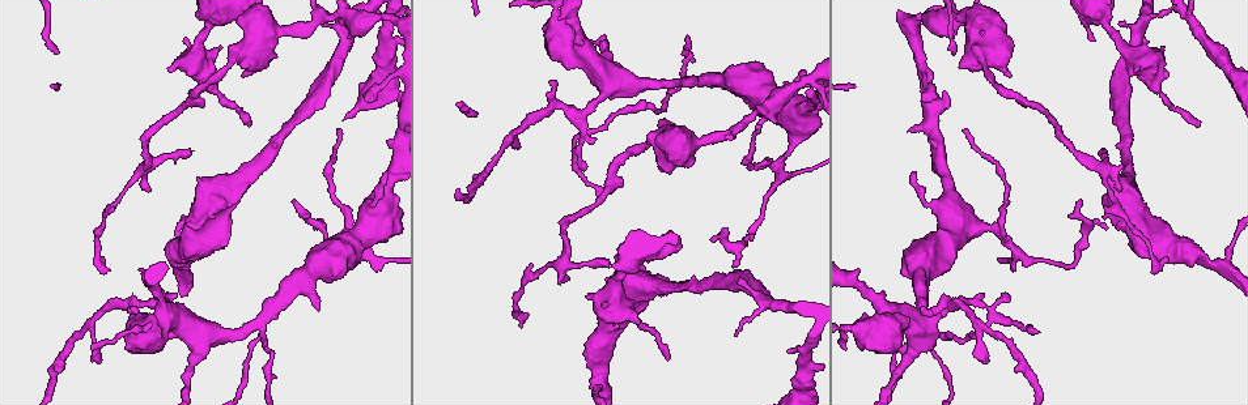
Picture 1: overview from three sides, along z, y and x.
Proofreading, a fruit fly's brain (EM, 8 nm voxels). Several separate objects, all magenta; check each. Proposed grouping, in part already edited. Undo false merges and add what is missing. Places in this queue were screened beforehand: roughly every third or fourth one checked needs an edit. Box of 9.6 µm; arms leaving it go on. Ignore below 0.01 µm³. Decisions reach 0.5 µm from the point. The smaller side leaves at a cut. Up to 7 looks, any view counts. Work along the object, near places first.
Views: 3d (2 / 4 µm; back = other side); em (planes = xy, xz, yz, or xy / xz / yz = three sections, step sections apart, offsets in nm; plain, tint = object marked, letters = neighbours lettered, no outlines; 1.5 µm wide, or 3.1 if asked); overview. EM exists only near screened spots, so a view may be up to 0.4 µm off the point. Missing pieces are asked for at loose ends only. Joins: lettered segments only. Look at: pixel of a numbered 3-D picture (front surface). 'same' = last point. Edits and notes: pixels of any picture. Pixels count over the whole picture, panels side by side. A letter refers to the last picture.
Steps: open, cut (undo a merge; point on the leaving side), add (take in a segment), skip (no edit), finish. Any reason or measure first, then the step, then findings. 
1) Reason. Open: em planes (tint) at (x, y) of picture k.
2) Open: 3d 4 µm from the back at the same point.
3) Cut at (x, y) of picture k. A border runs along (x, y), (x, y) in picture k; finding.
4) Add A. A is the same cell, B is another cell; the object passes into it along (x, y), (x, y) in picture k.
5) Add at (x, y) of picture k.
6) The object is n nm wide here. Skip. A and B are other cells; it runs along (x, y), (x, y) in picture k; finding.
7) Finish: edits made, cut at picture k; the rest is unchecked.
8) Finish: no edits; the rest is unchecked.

An open end. Open: em planes (letters) at (923, 309) of picture 1.

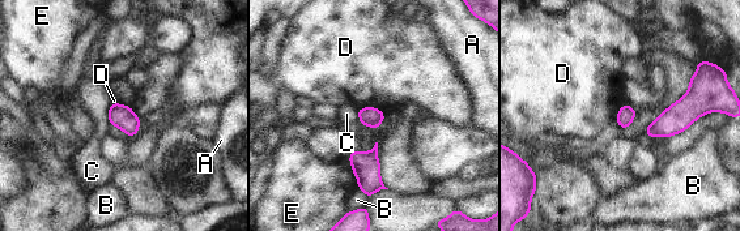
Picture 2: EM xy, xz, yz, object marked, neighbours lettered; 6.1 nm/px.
The longest contact is with D, 180 nm. Skip. A, B, C, D and E are other cells; a border runs along (357, 108), (377, 107), (385, 115) in picture 2; none of them fits.

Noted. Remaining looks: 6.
Thin end. Open: em planes (letters) at (1030, 324) of picture 1.

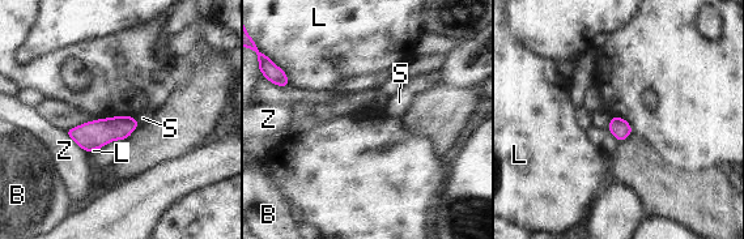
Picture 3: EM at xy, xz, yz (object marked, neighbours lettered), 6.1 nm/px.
The longest contact is with Z, 190 nm. Skip. B, L, S and Z are other cells; a border runs along (134, 118), (140, 124) in picture 3; none of them fits.

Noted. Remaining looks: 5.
Thin end. Open: 3d 4 µm from the back at (295, 202) of picture 1.

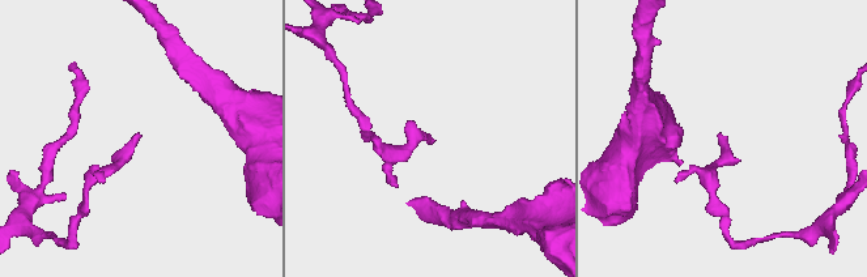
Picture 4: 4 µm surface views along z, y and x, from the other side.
Shape alone is not enough. Open: em xy step 8 (tint) at (138, 134) of picture 4.

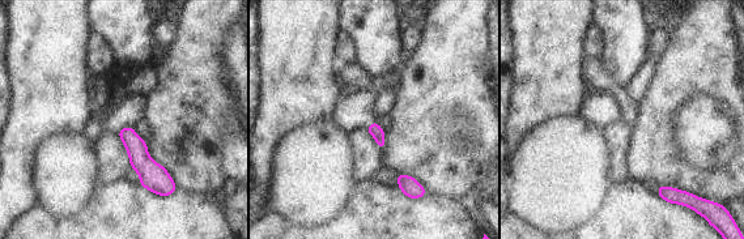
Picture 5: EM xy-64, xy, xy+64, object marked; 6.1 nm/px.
Open: em planes (letters) at the same point.

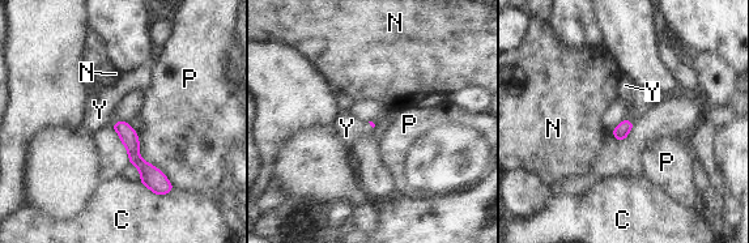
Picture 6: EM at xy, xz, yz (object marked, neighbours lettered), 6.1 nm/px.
Add Y. Y is the same cell, C, N and P are other cells; it goes on there.

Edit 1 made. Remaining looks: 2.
Finish: edits made, add at picture 6; the rest is unchecked.

